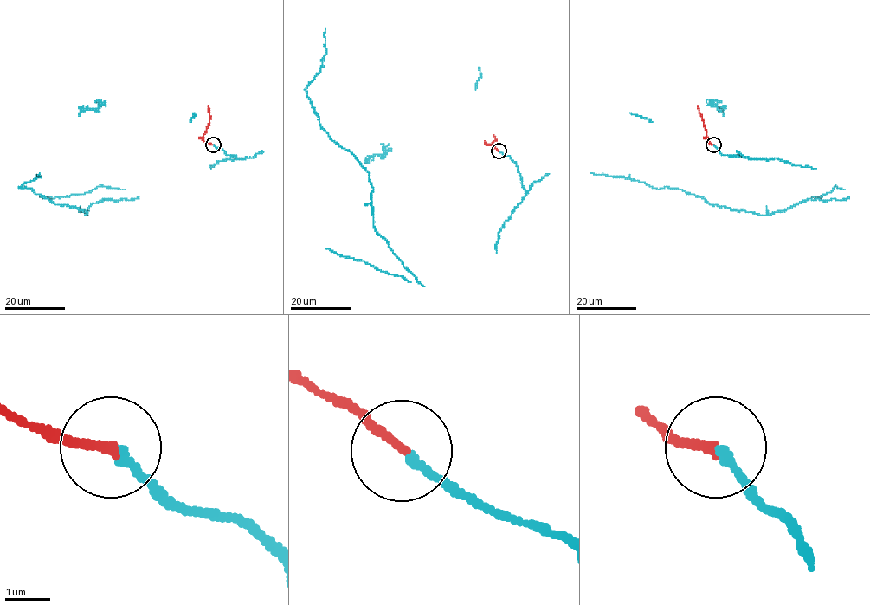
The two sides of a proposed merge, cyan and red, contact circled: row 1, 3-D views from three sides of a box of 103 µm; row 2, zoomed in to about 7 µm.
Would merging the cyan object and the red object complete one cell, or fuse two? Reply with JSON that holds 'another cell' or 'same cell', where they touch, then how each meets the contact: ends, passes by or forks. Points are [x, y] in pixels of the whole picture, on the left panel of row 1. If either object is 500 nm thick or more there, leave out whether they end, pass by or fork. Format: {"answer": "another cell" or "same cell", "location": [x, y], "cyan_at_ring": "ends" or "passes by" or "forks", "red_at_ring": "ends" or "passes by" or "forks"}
{"answer": "same cell", "location": [213, 144], "cyan_at_ring": "ends", "red_at_ring": "ends"}

